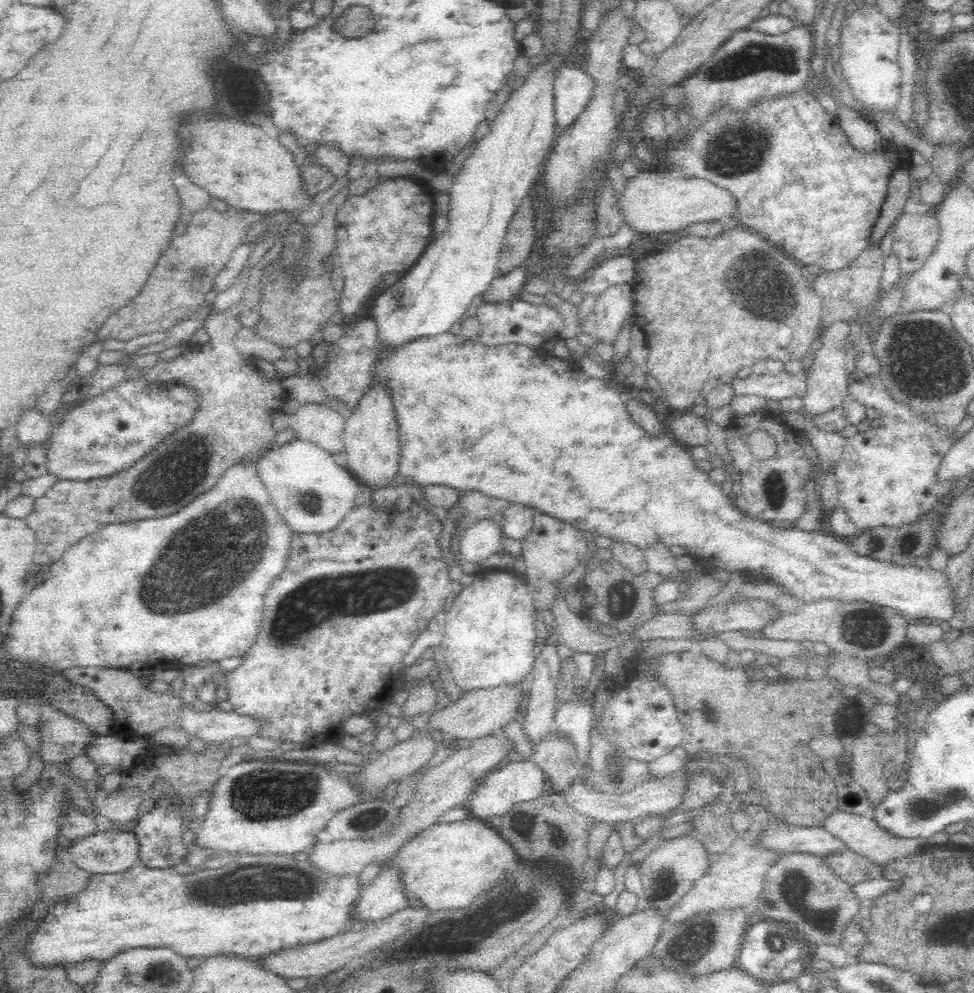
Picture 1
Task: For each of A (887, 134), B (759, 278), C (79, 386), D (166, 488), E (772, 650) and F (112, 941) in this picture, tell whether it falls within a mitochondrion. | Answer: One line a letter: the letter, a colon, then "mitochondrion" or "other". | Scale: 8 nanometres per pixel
A: other
B: mitochondrion
C: other
D: mitochondrion
E: other
F: other

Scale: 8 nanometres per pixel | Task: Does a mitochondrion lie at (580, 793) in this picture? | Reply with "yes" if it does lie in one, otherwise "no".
no

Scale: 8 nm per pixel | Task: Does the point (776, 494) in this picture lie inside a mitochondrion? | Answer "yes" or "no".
yes

